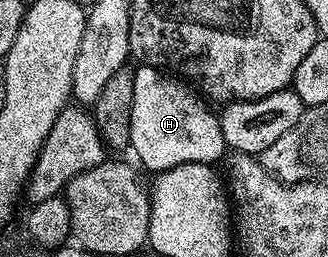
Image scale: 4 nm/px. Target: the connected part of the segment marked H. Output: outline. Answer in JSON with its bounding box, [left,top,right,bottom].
[130,64,227,171]

